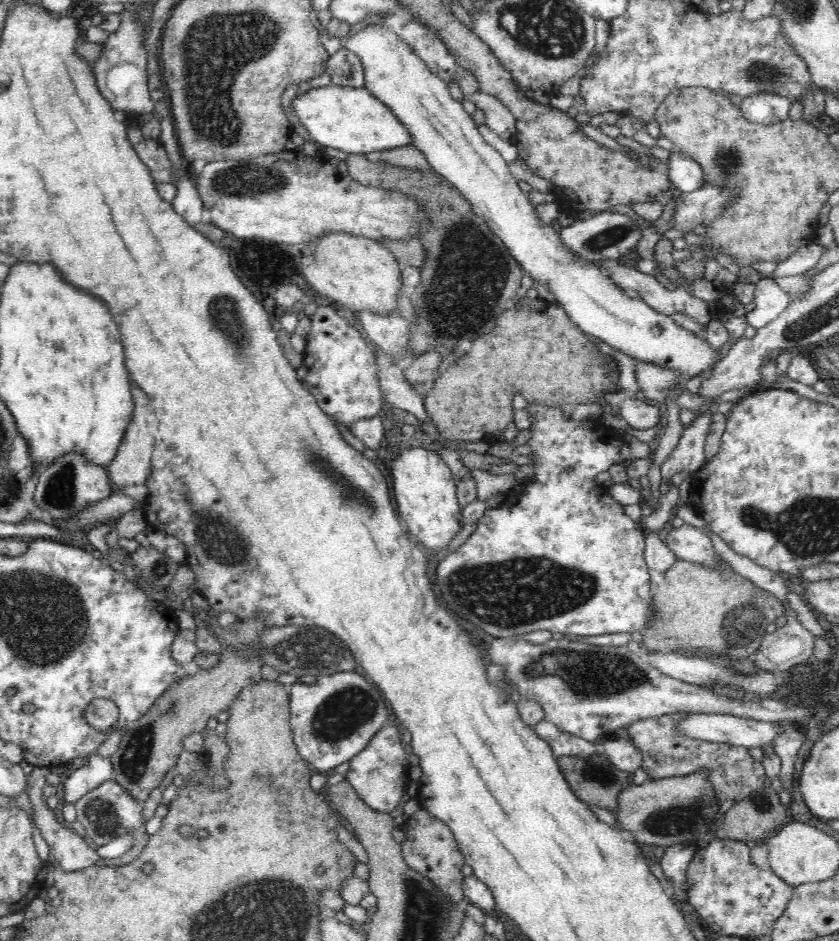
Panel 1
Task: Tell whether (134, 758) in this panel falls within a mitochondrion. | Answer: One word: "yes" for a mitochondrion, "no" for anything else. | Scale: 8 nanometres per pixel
yes

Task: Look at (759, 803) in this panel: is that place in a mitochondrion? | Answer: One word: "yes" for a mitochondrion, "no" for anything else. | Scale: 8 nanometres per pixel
yes

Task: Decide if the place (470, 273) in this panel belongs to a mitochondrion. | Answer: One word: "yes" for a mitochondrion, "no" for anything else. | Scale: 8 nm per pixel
yes

